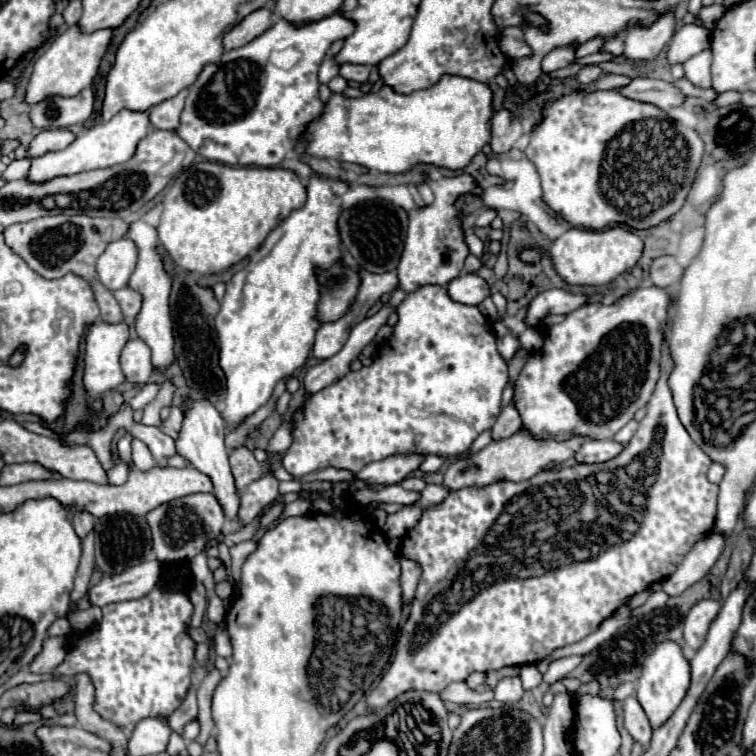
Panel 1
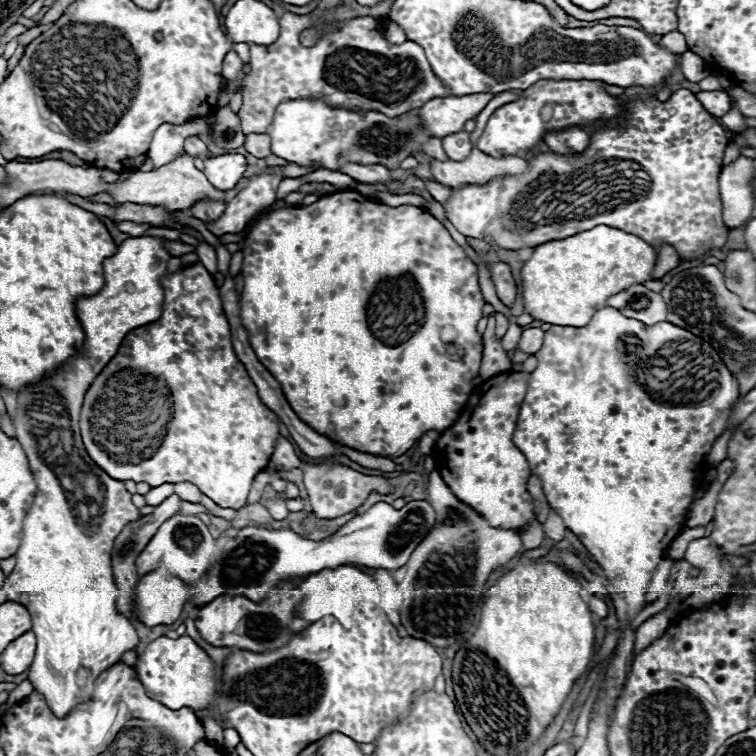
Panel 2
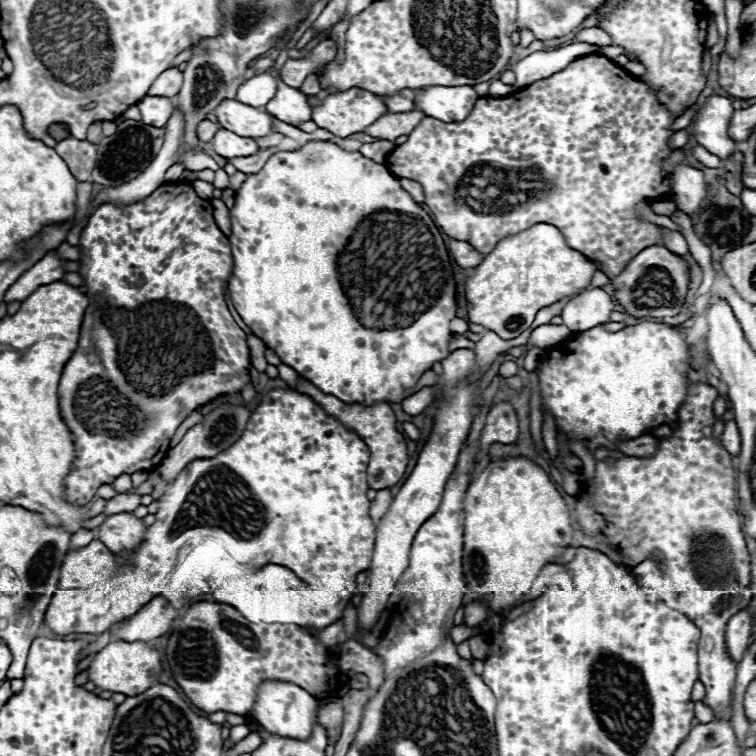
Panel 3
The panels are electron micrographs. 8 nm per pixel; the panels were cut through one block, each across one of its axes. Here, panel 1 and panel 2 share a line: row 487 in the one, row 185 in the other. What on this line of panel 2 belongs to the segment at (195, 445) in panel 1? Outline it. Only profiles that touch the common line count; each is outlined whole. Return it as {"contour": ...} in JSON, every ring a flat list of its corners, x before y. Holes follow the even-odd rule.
{"contour":[[220,154,204,160,204,174,218,190,230,190,244,178,246,158,242,154]]}

